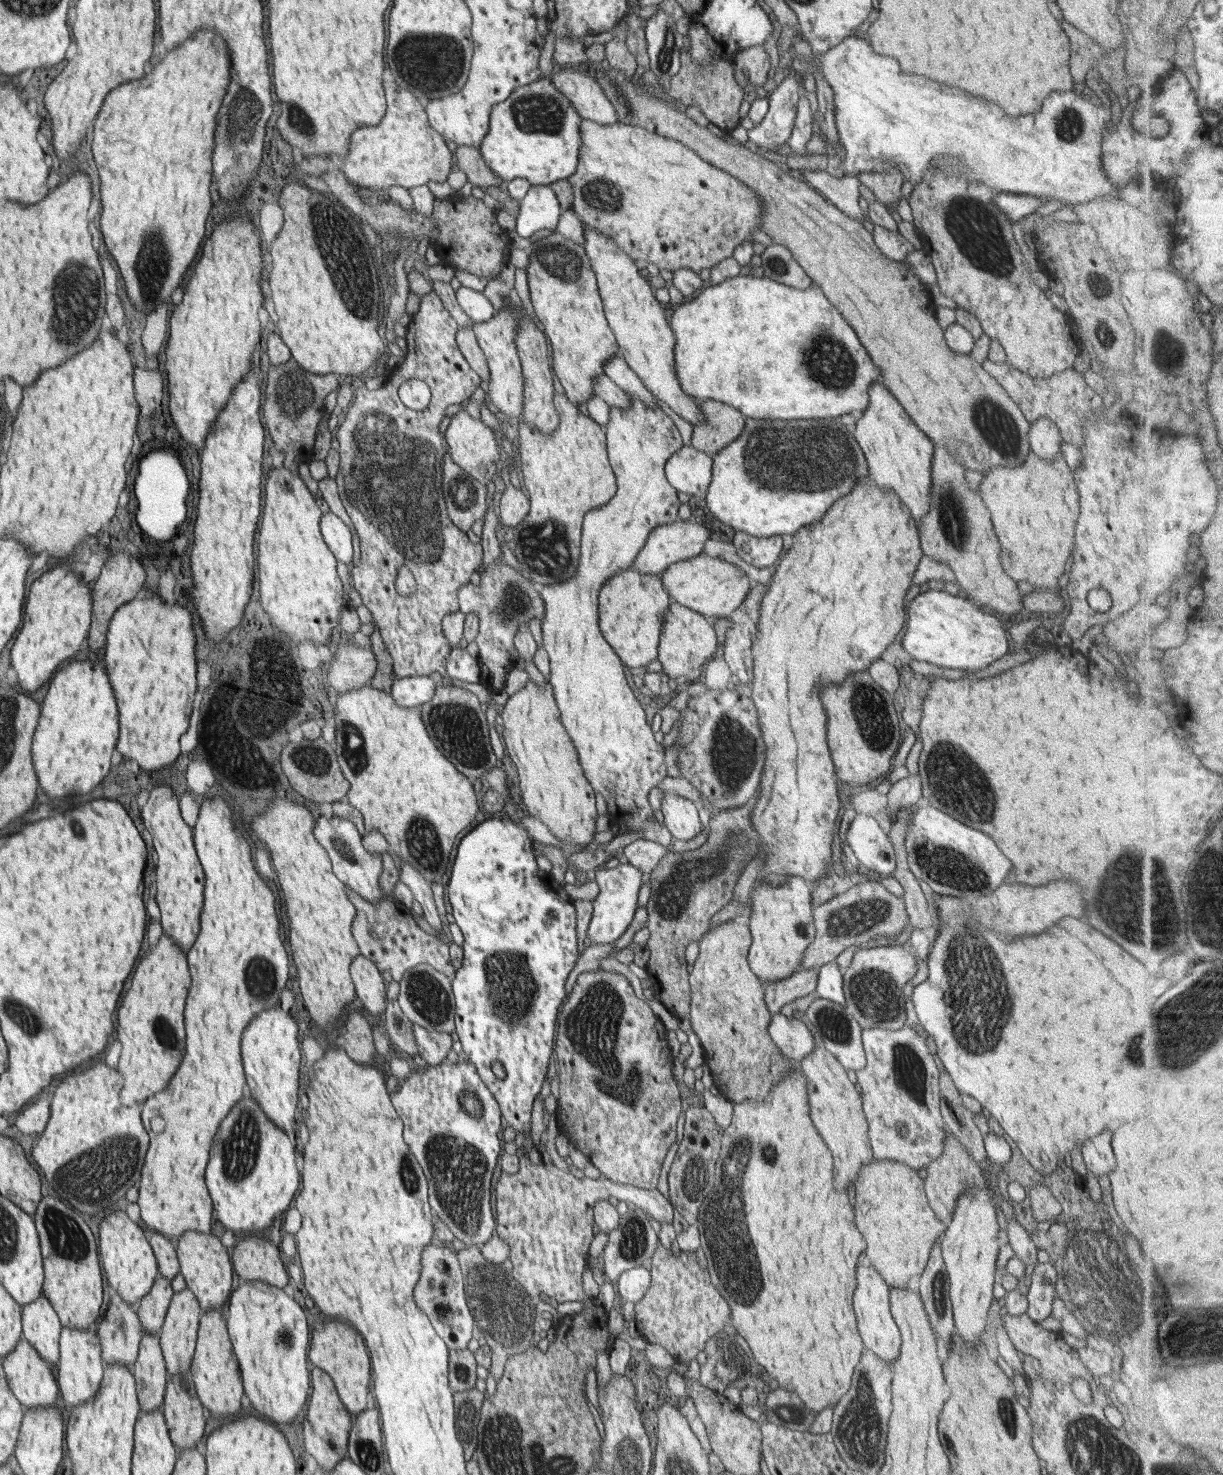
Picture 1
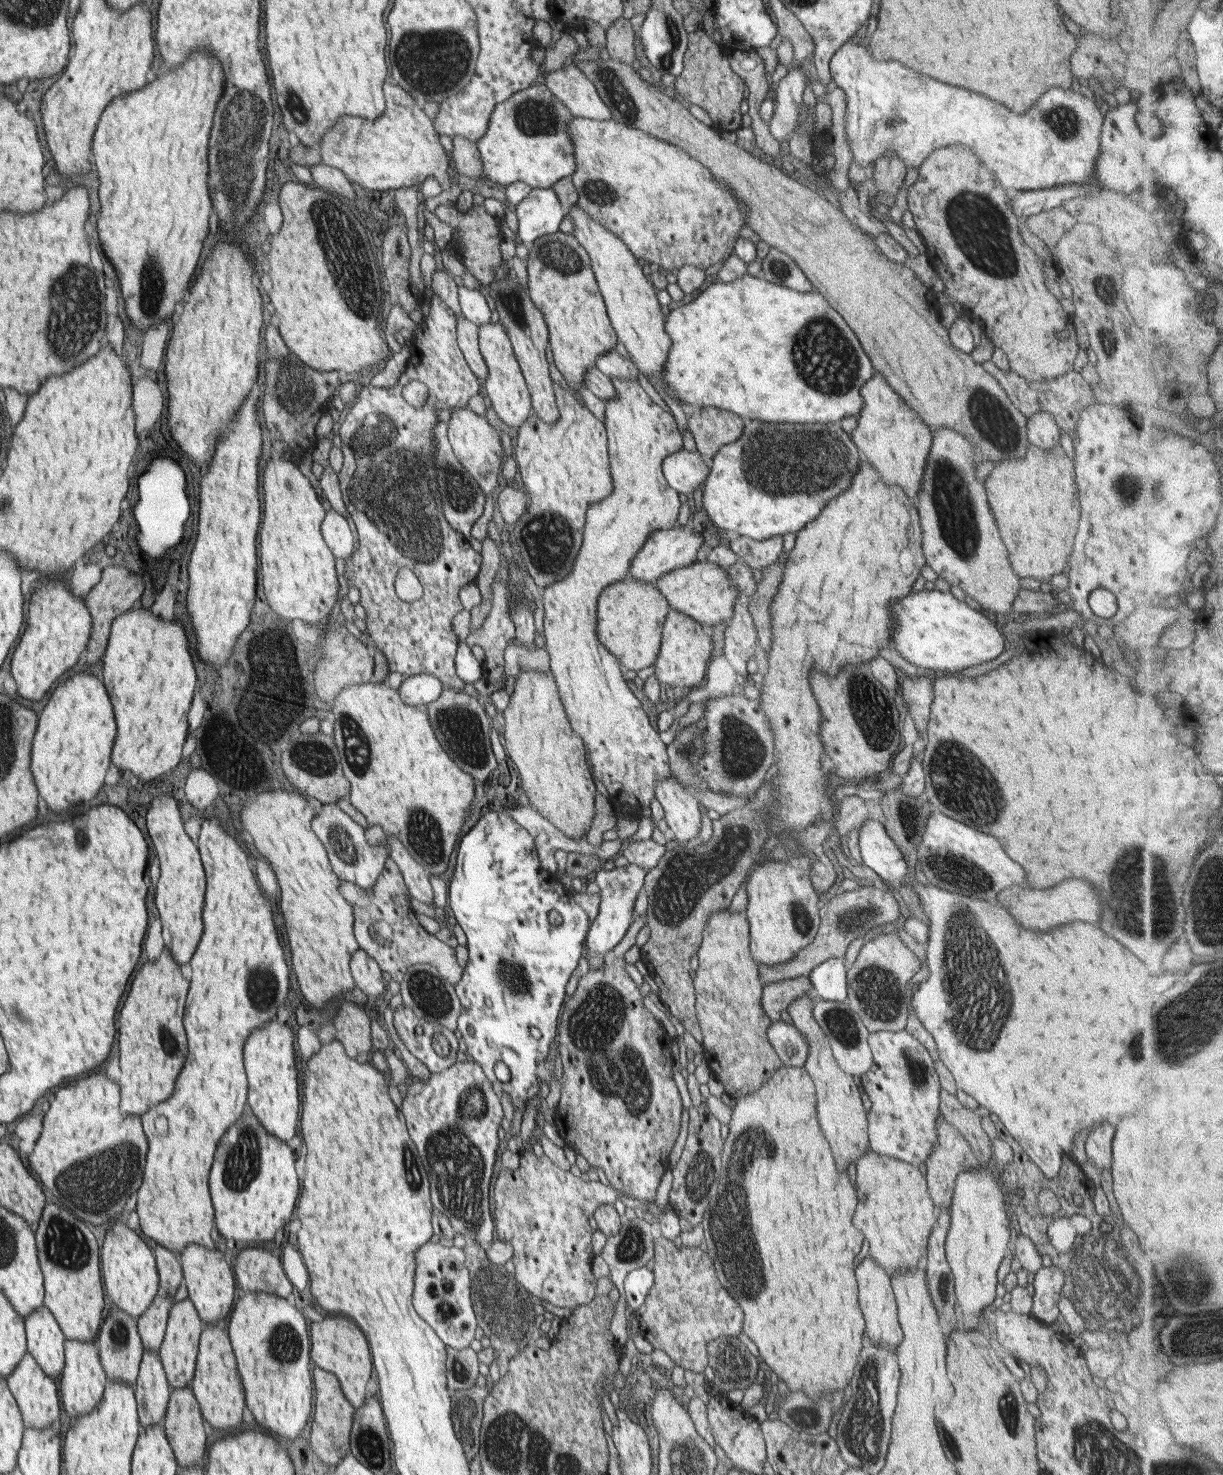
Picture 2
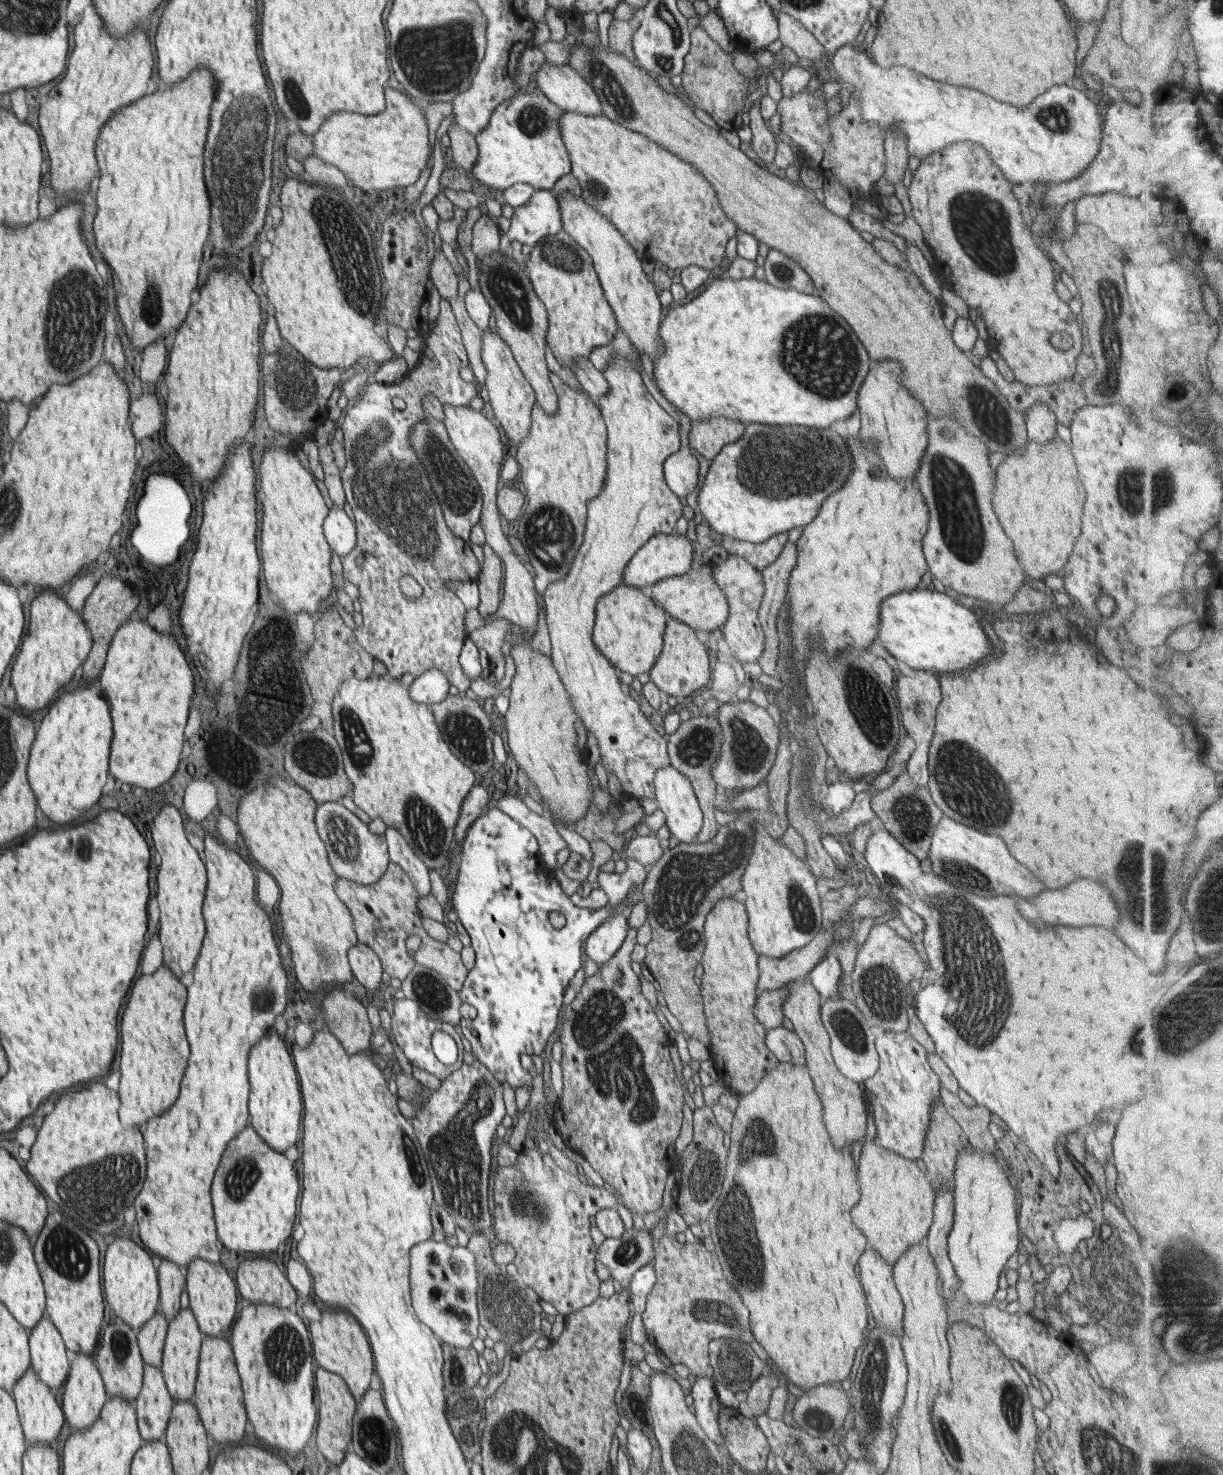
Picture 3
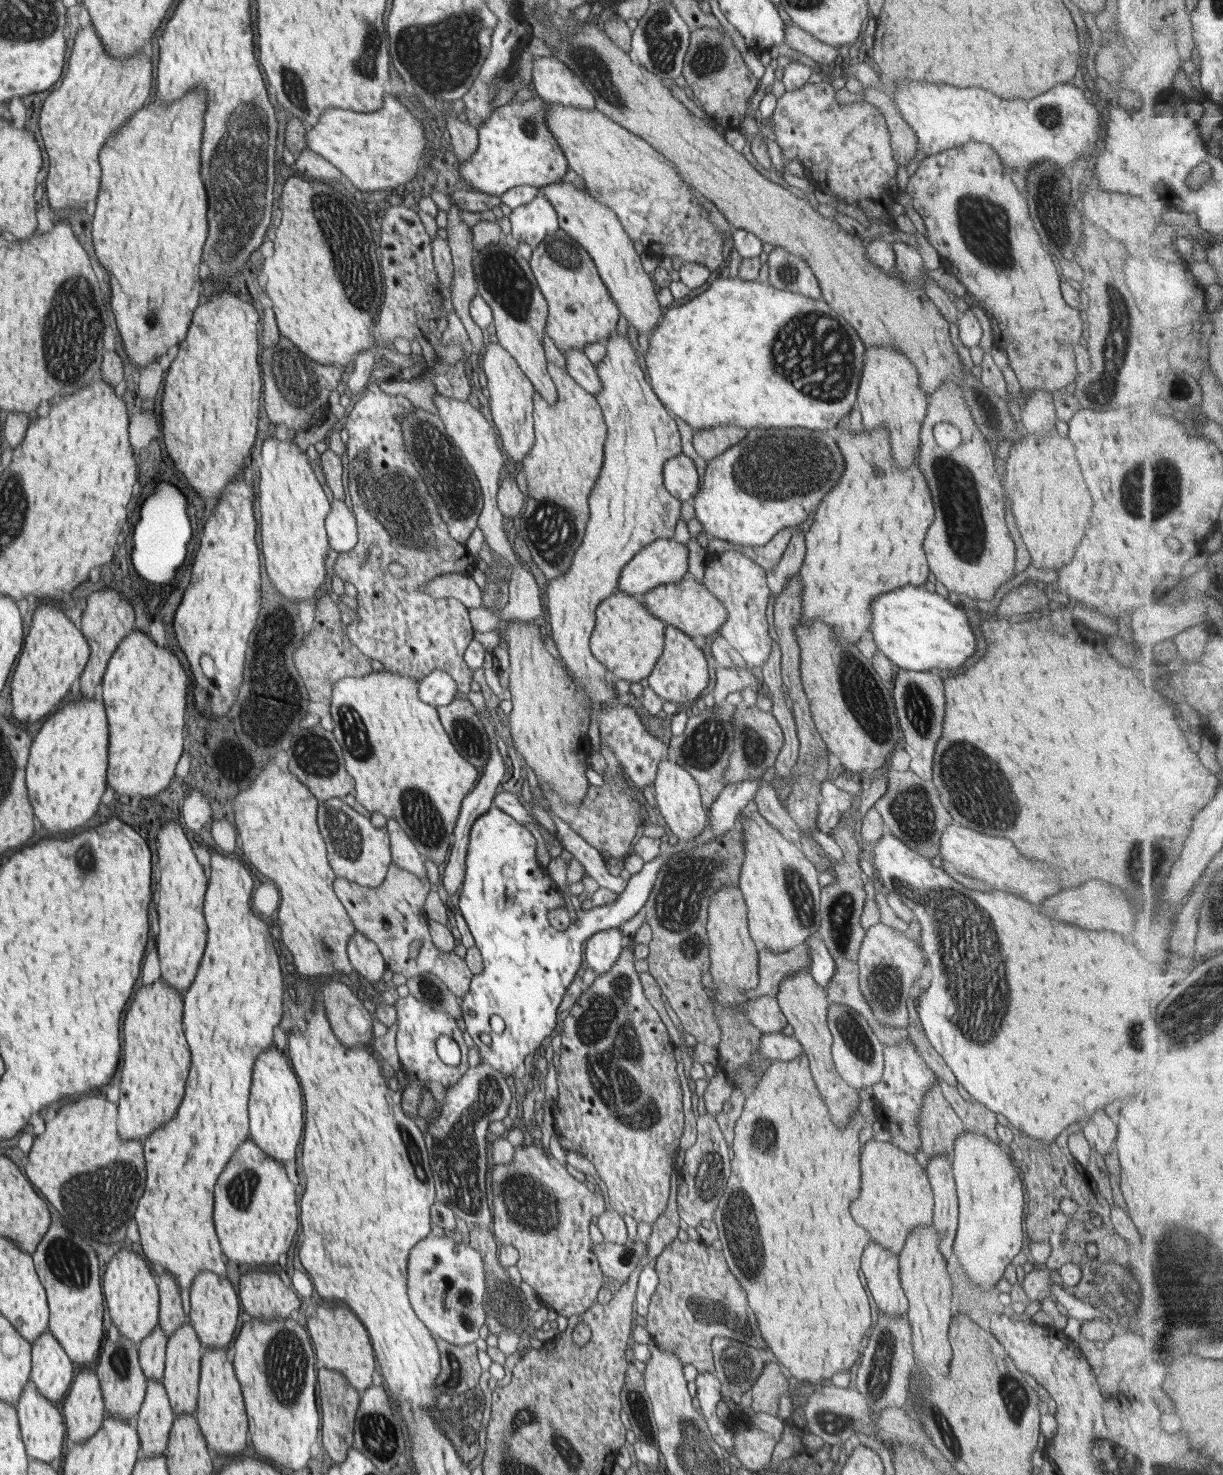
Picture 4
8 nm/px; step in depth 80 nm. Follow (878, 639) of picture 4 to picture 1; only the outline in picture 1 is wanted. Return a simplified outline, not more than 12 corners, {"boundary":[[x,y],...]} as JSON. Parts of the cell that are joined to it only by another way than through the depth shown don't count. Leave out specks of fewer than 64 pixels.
{"boundary":[[923,590],[906,608],[914,660],[980,670],[1008,641],[994,612]]}

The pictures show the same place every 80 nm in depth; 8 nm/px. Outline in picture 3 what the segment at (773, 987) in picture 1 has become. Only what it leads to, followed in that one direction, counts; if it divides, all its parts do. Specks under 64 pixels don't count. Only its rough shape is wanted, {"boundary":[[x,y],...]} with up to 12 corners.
{"boundary":[[787,985],[757,996],[753,1011],[766,1031],[787,1024]]}

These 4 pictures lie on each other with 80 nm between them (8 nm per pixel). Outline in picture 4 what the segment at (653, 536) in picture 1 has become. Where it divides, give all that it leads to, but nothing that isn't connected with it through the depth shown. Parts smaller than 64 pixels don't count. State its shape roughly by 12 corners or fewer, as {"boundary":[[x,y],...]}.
{"boundary":[[657,538],[622,568],[618,590],[636,598],[676,583],[688,547]]}

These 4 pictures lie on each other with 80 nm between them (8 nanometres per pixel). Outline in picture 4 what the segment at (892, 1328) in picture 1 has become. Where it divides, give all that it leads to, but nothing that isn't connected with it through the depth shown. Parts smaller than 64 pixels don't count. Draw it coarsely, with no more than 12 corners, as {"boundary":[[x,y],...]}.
{"boundary":[[870,1242],[862,1274],[879,1313],[907,1314],[899,1254]]}

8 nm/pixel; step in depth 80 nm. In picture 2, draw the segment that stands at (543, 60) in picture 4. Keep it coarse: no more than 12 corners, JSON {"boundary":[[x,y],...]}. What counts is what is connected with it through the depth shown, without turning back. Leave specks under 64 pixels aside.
{"boundary":[[575,64],[541,81],[574,117],[612,119],[594,84]]}

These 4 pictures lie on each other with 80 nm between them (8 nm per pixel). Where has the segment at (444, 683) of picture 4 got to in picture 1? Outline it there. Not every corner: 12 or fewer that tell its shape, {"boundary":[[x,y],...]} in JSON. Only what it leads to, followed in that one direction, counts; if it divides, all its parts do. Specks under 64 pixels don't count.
{"boundary":[[430,675],[400,677],[391,686],[400,707],[420,708],[437,685]]}

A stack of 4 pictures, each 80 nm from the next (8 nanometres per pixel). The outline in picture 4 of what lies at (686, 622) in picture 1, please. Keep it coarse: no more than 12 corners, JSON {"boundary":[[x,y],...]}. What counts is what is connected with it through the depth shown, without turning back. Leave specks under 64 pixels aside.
{"boundary":[[666,625],[648,675],[663,701],[686,704],[708,686],[702,648]]}

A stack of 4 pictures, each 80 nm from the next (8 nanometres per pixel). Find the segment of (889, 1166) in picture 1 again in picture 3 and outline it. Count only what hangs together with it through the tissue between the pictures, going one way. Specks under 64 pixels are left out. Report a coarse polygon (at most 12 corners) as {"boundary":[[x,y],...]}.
{"boundary":[[874,1141],[858,1164],[854,1224],[894,1266],[933,1223],[916,1161]]}

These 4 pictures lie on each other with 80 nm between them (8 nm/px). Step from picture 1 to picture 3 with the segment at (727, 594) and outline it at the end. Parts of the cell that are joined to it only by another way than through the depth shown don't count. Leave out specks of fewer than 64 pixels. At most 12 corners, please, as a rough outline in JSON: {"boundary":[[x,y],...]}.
{"boundary":[[711,564],[652,586],[652,601],[692,631],[730,612]]}

